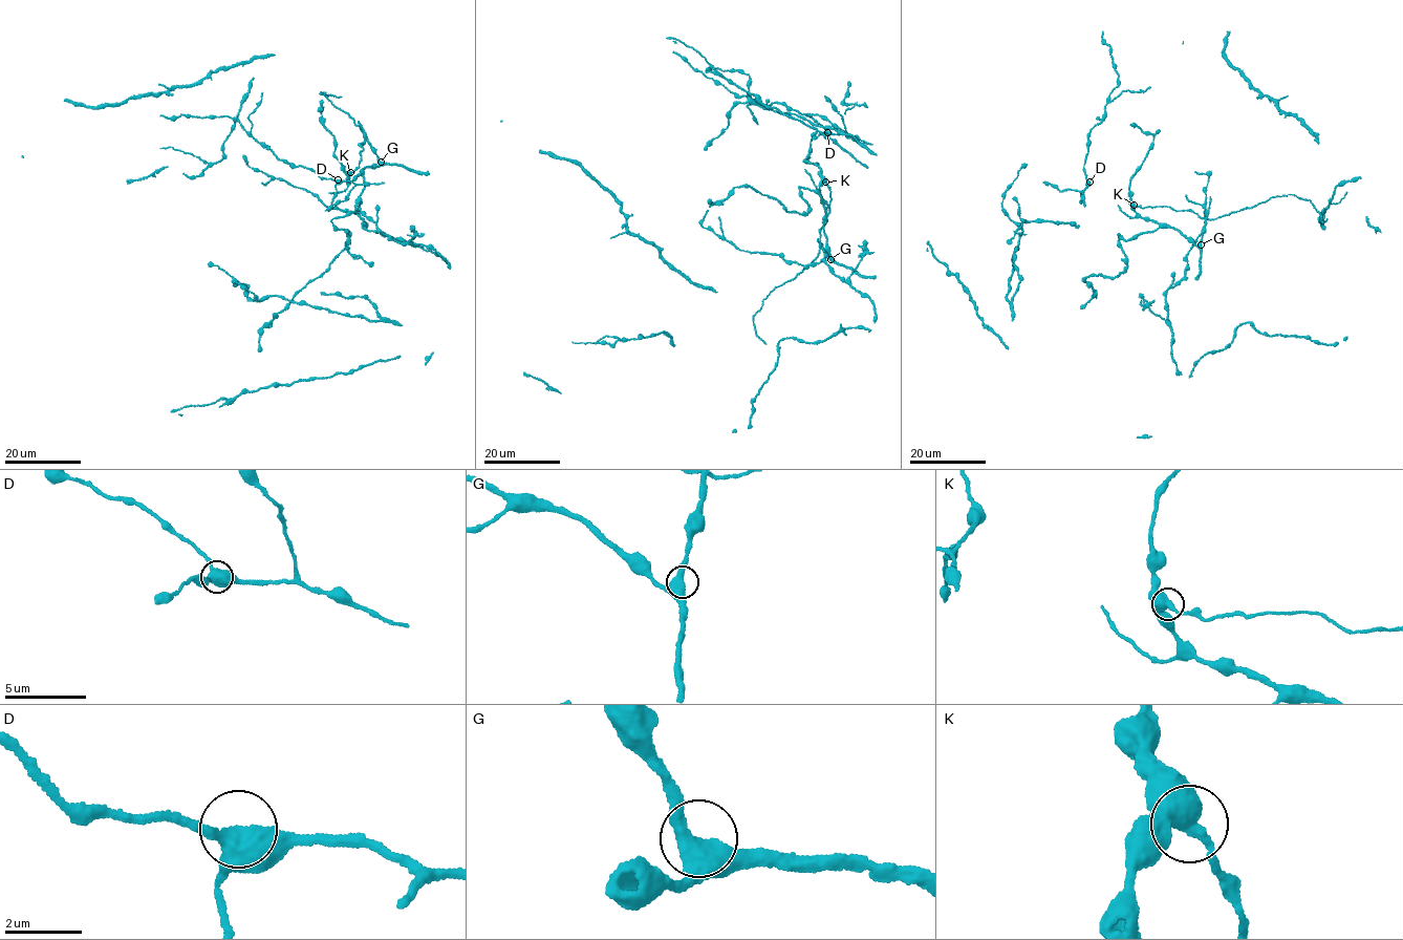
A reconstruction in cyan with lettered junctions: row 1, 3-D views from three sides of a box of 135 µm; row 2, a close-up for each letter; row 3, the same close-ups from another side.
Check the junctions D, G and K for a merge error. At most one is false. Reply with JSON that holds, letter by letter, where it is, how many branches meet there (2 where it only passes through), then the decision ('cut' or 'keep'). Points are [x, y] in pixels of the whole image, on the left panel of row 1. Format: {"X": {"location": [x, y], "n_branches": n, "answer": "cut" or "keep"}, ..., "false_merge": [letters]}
{"D": {"location": [338, 179], "n_branches": 3, "answer": "keep"}, "G": {"location": [381, 162], "n_branches": 3, "answer": "keep"}, "K": {"location": [350, 172], "n_branches": 3, "answer": "cut"}, "false_merge": ["K"]}

